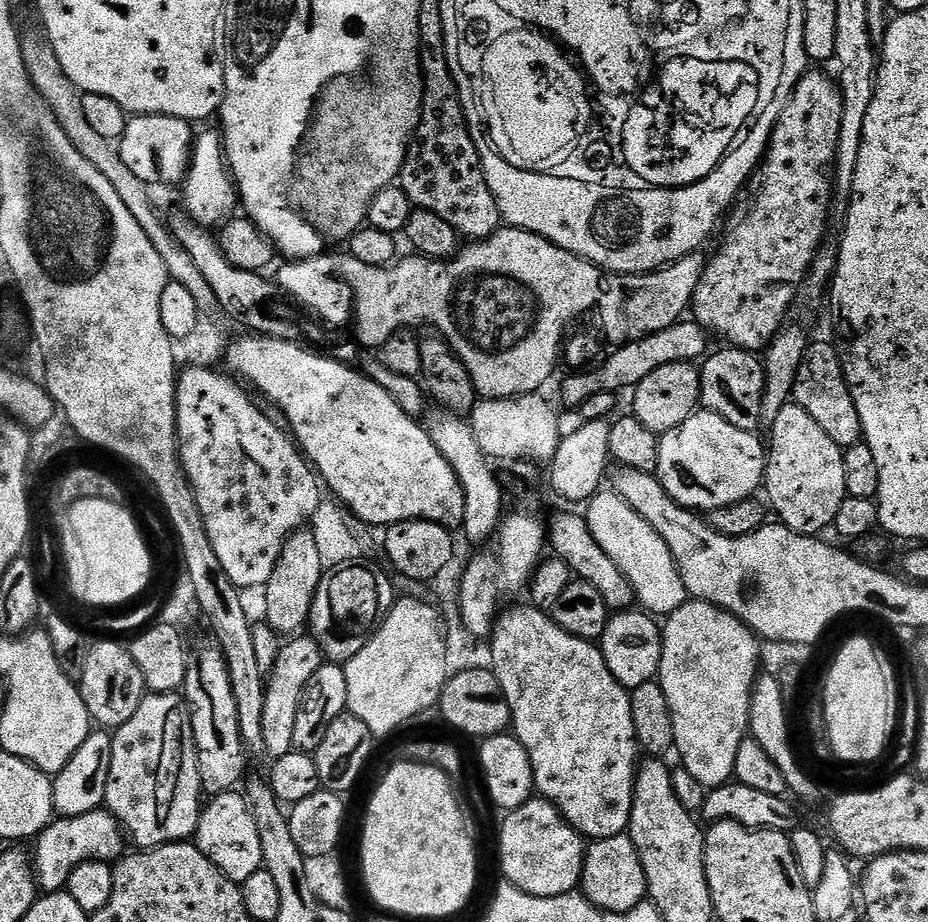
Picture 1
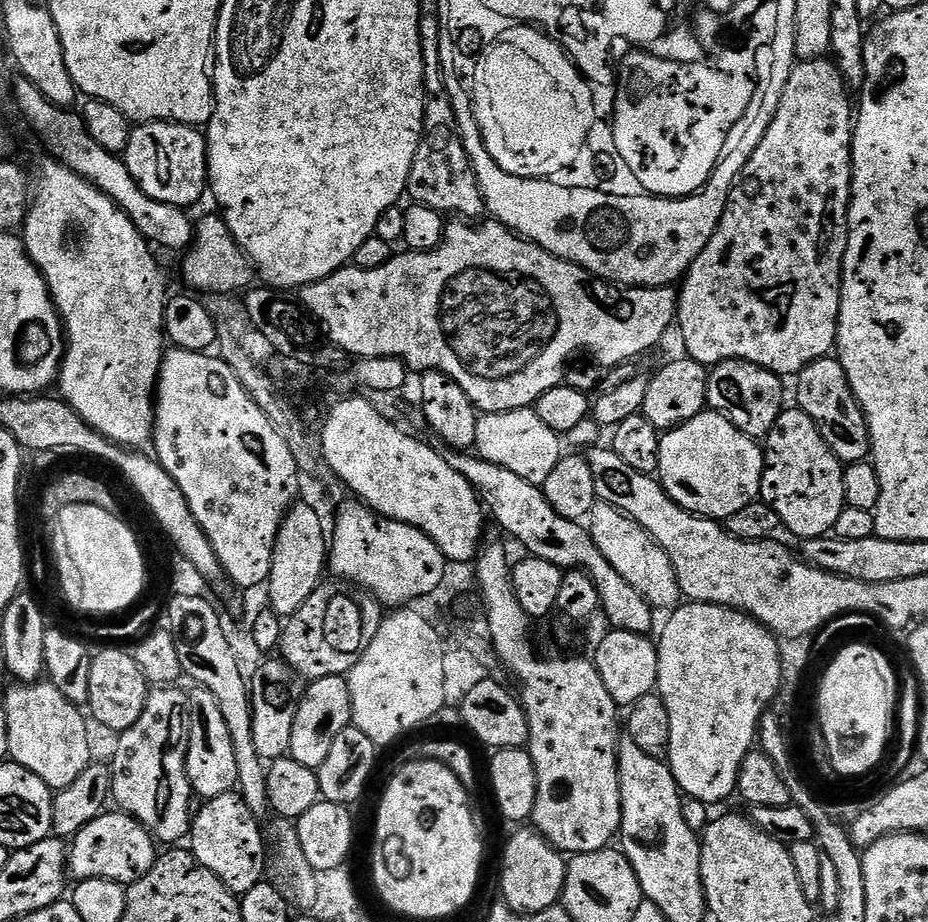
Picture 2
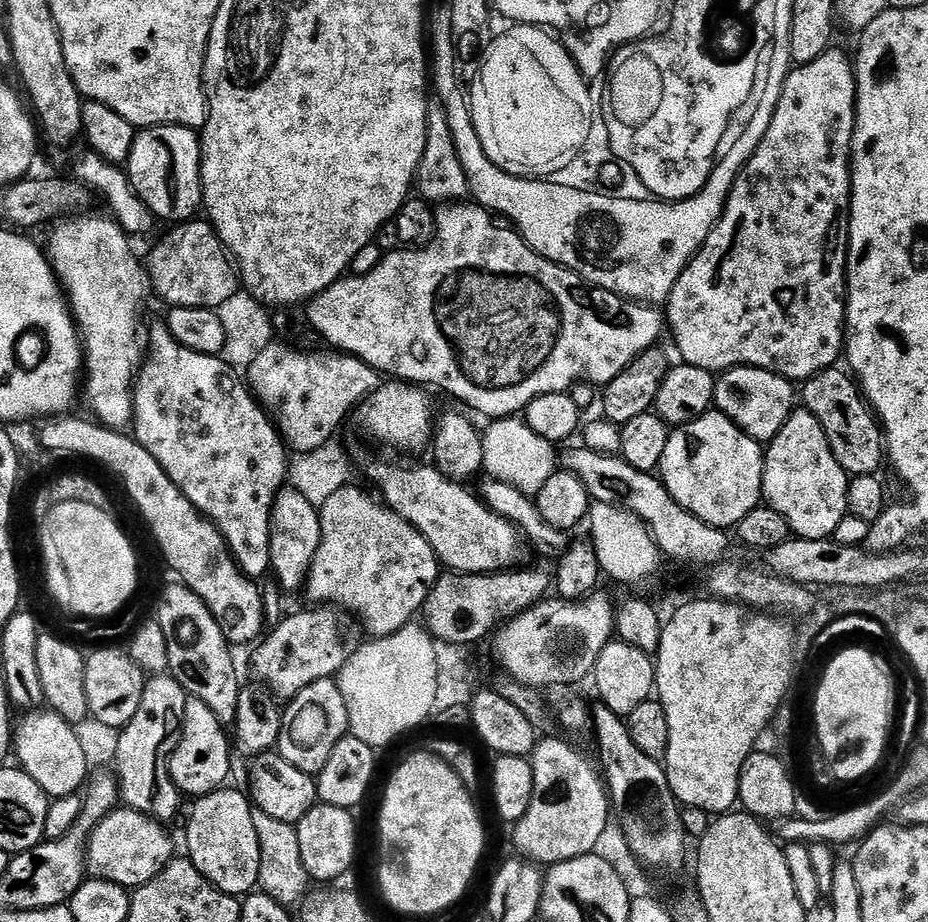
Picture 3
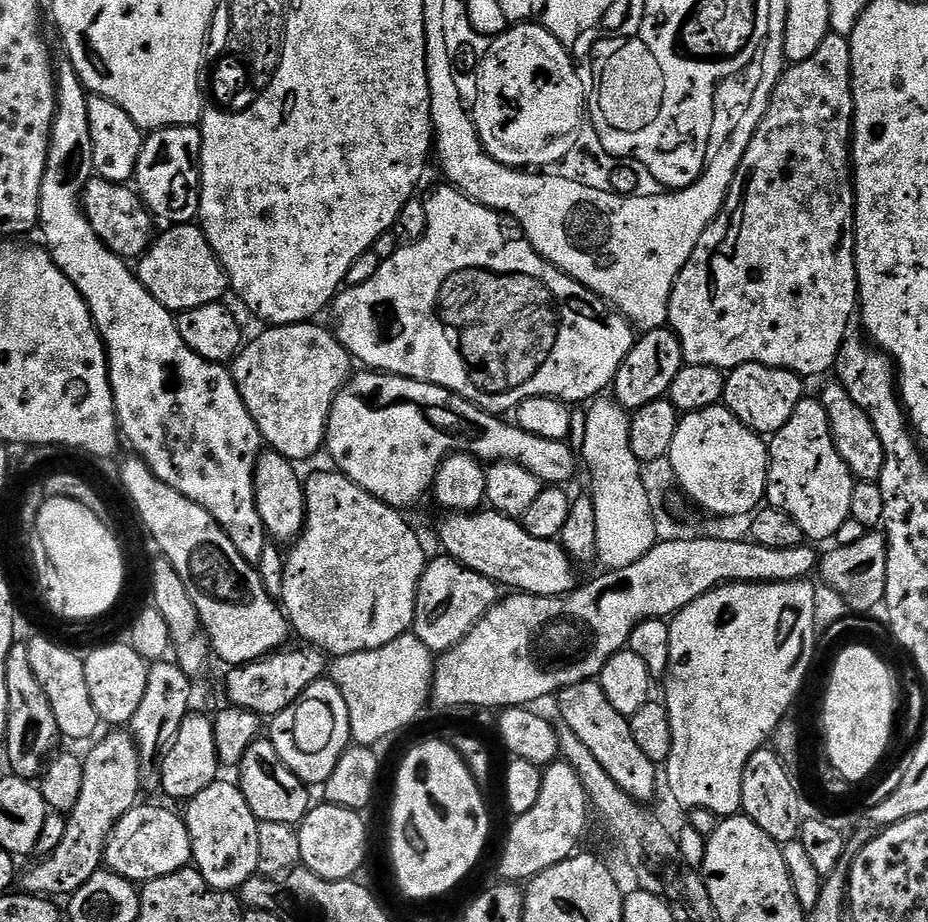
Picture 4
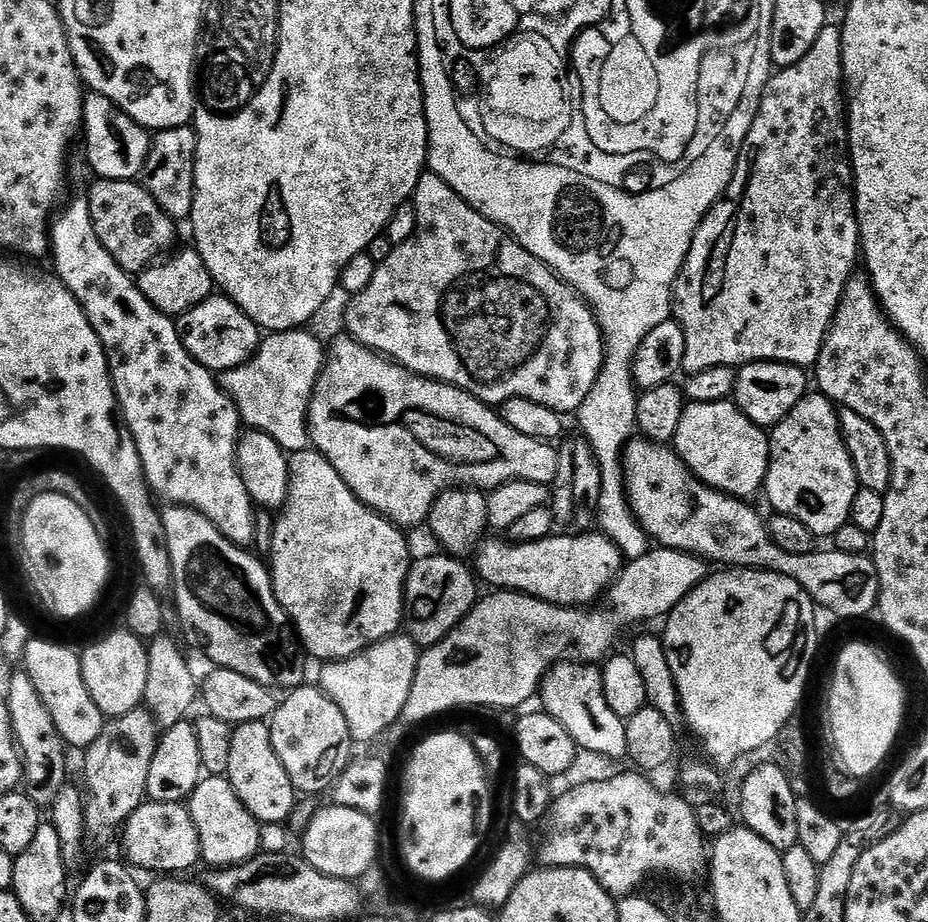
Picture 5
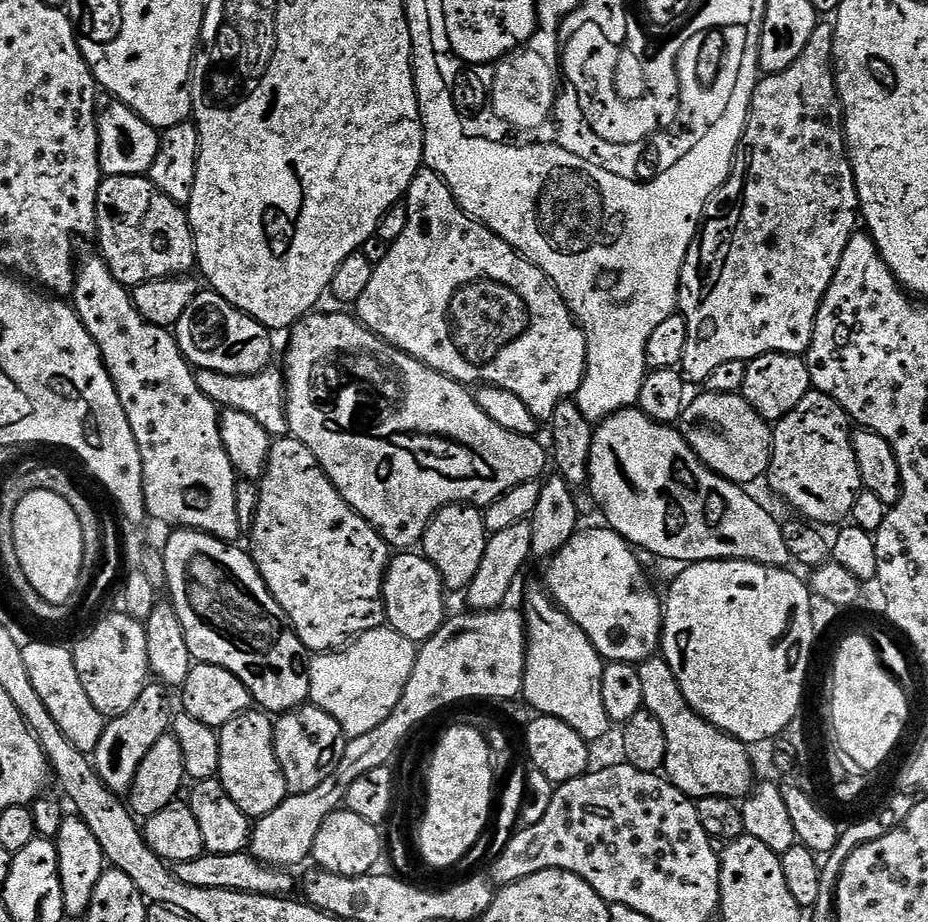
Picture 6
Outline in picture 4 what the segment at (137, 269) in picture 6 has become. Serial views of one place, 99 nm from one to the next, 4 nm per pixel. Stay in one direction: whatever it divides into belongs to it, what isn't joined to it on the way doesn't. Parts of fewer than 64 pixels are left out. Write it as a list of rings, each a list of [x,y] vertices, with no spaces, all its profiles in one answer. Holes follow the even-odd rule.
[[[93,178],[88,181],[82,193],[82,207],[88,215],[94,234],[102,238],[102,242],[111,252],[121,258],[129,258],[128,256],[139,258],[147,252],[149,244],[154,239],[154,231],[152,232],[154,217],[131,187]]]

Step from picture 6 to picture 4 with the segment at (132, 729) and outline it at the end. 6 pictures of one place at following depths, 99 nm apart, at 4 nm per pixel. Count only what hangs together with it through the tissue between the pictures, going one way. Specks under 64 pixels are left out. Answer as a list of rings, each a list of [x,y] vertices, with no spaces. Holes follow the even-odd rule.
[[[128,730],[109,732],[112,732],[109,736],[101,735],[91,745],[93,748],[89,750],[88,756],[83,757],[82,791],[78,793],[78,802],[74,802],[72,811],[67,813],[68,825],[66,834],[62,834],[62,842],[40,858],[29,872],[19,873],[18,888],[20,884],[19,891],[23,895],[70,898],[79,888],[86,886],[86,882],[90,882],[90,878],[101,871],[106,842],[114,826],[118,826],[122,814],[135,808],[141,799],[140,751],[136,739]]]

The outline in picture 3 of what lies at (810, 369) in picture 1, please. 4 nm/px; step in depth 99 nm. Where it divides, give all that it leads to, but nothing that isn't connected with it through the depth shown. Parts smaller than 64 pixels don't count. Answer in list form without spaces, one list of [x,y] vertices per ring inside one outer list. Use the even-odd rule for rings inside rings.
[[[836,366],[830,367],[803,381],[803,407],[807,408],[810,414],[814,414],[814,418],[818,418],[830,442],[834,458],[849,477],[862,474],[875,476],[881,471],[880,463],[885,463],[886,460],[886,440],[882,435],[881,425],[868,401],[864,399],[857,381],[847,371],[839,372],[838,369]]]

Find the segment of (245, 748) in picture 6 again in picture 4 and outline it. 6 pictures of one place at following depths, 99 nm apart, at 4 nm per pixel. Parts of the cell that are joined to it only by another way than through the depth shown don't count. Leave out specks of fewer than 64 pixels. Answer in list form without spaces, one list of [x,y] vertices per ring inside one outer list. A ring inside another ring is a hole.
[[[271,739],[255,740],[246,750],[246,758],[242,758],[238,769],[238,783],[246,802],[250,802],[250,810],[254,810],[257,820],[299,825],[309,810],[309,785],[304,784],[288,769],[286,762],[278,758],[278,750],[274,750]]]

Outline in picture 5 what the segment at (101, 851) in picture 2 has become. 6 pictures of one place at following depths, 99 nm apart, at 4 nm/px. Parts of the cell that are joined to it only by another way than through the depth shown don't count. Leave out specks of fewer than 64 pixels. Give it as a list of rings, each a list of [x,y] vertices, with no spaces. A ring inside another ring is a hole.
[[[148,800],[130,814],[122,829],[123,836],[127,863],[133,869],[145,868],[148,872],[156,872],[152,874],[188,874],[195,864],[201,863],[198,830],[194,827],[194,818],[190,818],[187,803]]]

